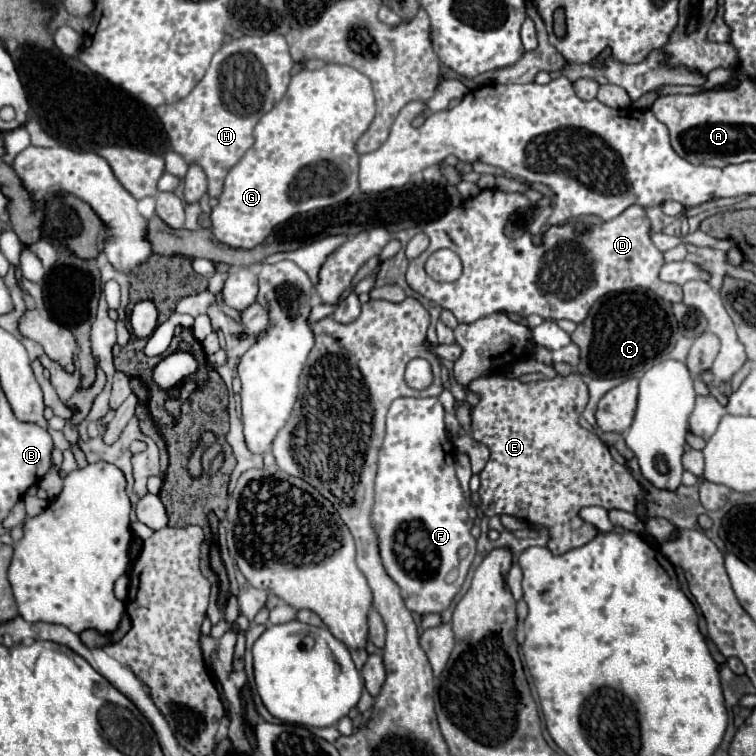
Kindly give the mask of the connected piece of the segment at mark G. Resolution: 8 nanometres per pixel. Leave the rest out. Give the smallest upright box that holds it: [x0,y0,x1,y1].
[212,63,374,249]

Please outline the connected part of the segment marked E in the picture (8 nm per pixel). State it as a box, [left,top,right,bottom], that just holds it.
[468,373,646,555]

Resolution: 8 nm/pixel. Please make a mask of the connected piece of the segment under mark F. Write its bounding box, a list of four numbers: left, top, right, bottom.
[372,397,476,615]

